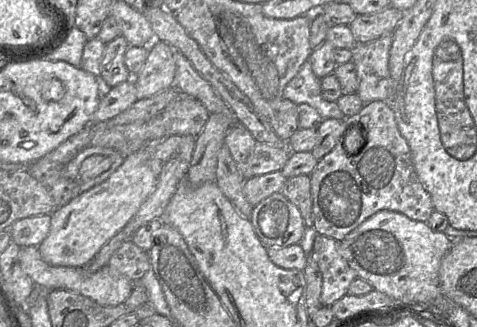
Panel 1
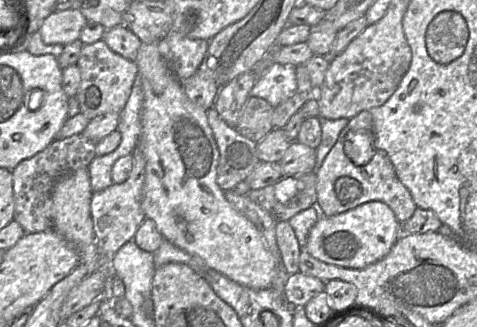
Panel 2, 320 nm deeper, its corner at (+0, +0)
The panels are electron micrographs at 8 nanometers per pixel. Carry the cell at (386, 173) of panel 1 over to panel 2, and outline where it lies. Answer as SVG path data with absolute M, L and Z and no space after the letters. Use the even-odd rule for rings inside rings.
M365 110L349 119L340 132L335 145L325 157L316 174L317 207L321 216L334 216L371 201L380 201L390 207L402 224L415 212L417 206L409 190L399 180L392 162L385 151L376 149L371 160L364 166L356 166L344 153L344 141L351 131L372 131L370 111Z

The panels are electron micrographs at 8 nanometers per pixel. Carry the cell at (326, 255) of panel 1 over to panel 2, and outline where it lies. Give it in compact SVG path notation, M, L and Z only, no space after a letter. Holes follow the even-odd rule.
M297 272L288 275L284 287L284 298L291 307L305 306L311 298L323 291L325 292L324 281Z

